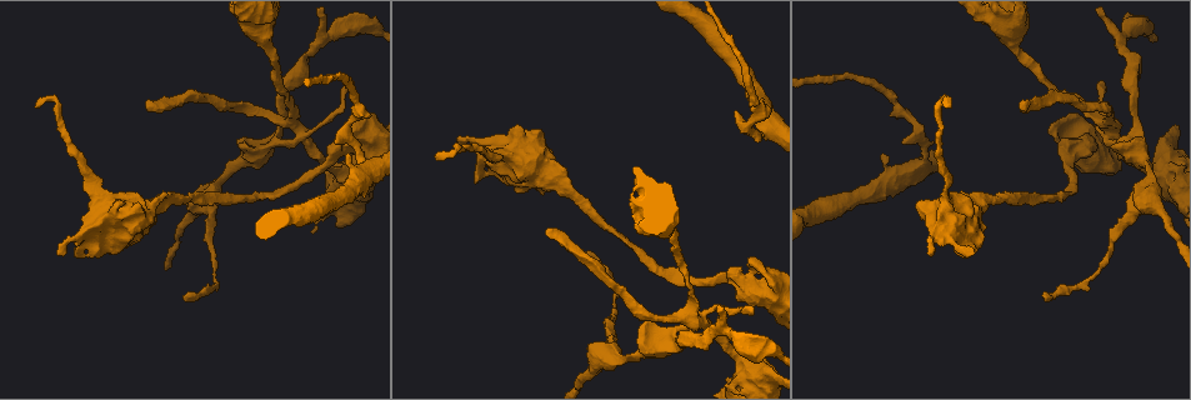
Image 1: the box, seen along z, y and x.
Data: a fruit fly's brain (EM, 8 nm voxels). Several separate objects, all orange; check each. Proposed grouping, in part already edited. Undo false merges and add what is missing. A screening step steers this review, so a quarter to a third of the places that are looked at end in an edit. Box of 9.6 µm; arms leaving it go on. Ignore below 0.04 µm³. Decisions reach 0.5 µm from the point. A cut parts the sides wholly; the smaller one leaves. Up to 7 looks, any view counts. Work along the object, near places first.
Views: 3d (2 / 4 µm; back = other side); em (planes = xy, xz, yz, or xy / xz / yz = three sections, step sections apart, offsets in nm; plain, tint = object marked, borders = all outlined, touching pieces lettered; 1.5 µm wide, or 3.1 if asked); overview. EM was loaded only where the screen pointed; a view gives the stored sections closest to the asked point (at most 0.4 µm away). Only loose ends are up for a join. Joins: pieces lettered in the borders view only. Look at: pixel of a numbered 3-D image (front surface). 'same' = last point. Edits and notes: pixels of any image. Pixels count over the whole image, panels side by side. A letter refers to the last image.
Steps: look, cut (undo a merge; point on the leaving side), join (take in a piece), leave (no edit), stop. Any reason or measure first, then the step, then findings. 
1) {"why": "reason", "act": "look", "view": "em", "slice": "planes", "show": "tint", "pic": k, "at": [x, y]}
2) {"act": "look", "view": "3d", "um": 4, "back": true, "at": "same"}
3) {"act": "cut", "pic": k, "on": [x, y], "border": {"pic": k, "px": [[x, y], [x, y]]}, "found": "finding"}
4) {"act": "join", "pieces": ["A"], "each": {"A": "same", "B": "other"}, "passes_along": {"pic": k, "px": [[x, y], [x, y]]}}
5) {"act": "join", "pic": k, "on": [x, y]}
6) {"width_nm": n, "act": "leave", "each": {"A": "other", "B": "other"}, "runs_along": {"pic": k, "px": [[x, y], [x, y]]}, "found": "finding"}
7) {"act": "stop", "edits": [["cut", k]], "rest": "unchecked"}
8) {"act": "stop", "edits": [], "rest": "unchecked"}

{"why": "looks like a crossing", "act": "look", "view": "3d", "um": 2, "pic": 1, "at": [1112, 137]}

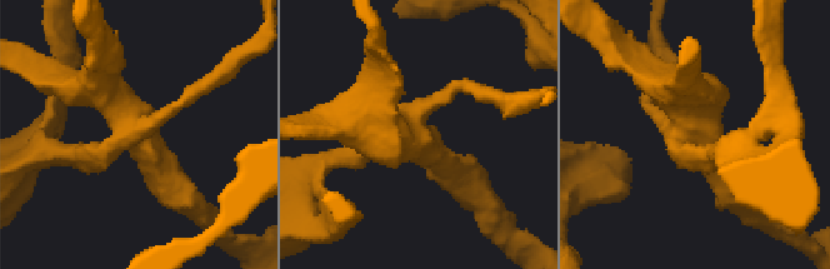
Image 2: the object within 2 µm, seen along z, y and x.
{"why": "now the EM", "act": "look", "view": "em", "slice": "yz", "step": 8, "show": "tint", "pic": 2, "at": [694, 135]}

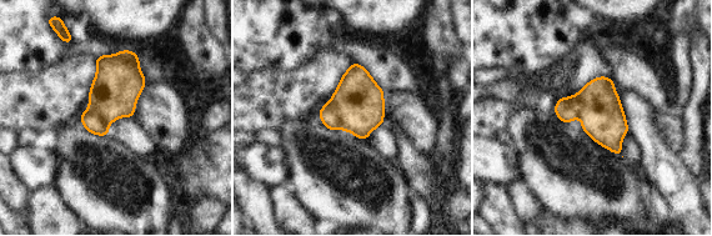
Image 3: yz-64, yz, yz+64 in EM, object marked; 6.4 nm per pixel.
{"why": "another direction", "act": "look", "view": "em", "slice": "planes", "show": "borders", "at": "same"}

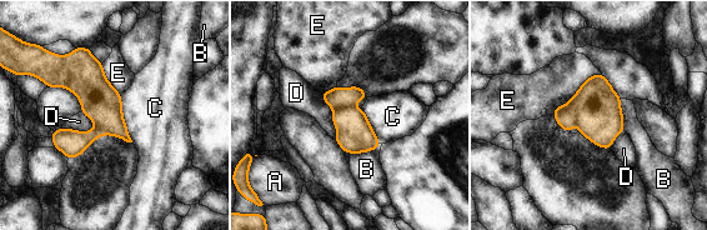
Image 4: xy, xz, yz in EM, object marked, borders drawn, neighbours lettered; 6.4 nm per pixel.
{"width_nm": 240, "act": "cut", "pic": 4, "on": [565, 115], "each": {"A": "other", "B": "other", "C": "other", "D": "other", "E": "other"}, "border": {"pic": 4, "px": [[568, 101], [575, 110], [576, 123]]}, "found": "a second neuron is stuck on"}

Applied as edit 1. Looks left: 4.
{"act": "look", "view": "overview"}

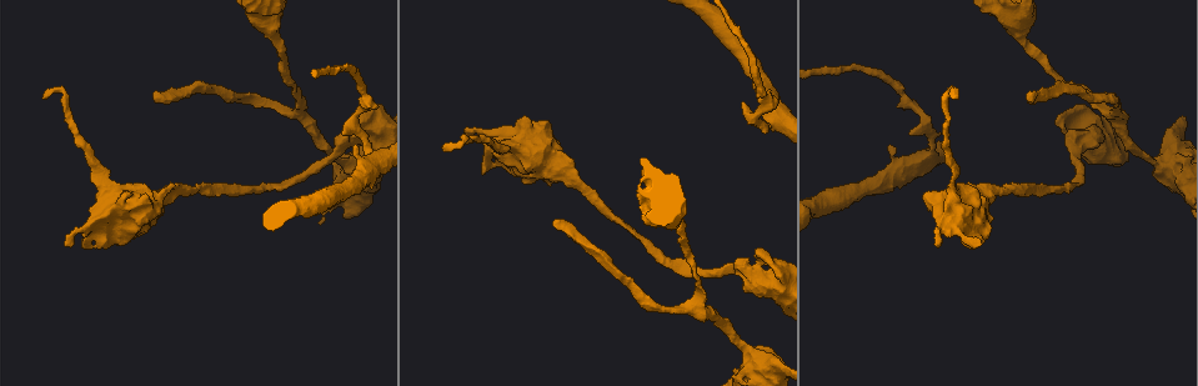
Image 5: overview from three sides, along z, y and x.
{"why": "end of a long branch", "act": "look", "view": "em", "slice": "planes", "show": "tint", "pic": 5, "at": [1035, 95]}

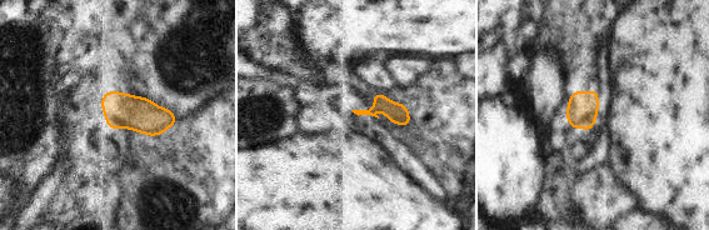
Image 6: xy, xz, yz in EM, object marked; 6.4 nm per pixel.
{"why": "see the neighbours", "act": "look", "view": "em", "slice": "planes", "show": "borders", "at": "same"}

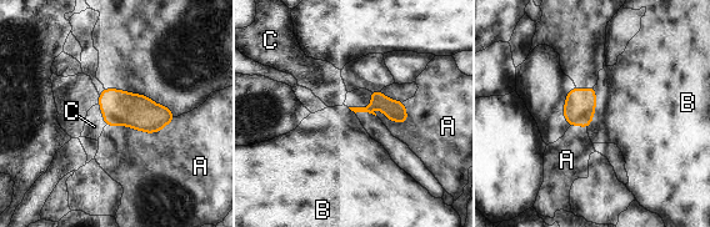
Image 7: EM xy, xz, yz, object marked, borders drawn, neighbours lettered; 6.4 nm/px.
{"width_nm": 220, "act": "join", "pieces": ["C"], "each": {"A": "other", "B": "other", "C": "same"}, "passes_along": {"pic": 7, "px": [[119, 107], [103, 115], [94, 126]]}, "found": "the neuron continues"}

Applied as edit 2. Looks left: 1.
{"act": "stop", "edits": [["cut", 4], ["join", 7]], "rest": "unchecked"}

